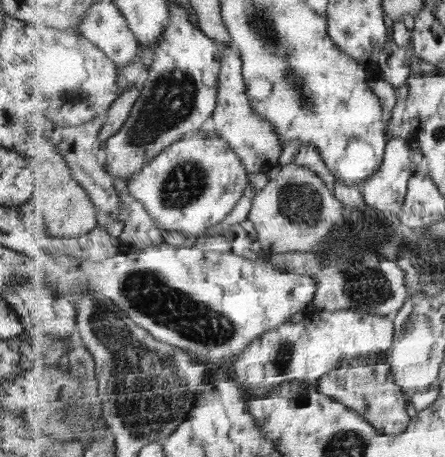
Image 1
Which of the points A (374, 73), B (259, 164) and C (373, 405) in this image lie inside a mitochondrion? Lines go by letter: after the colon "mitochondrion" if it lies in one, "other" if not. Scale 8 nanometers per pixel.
A: other
B: other
C: other

